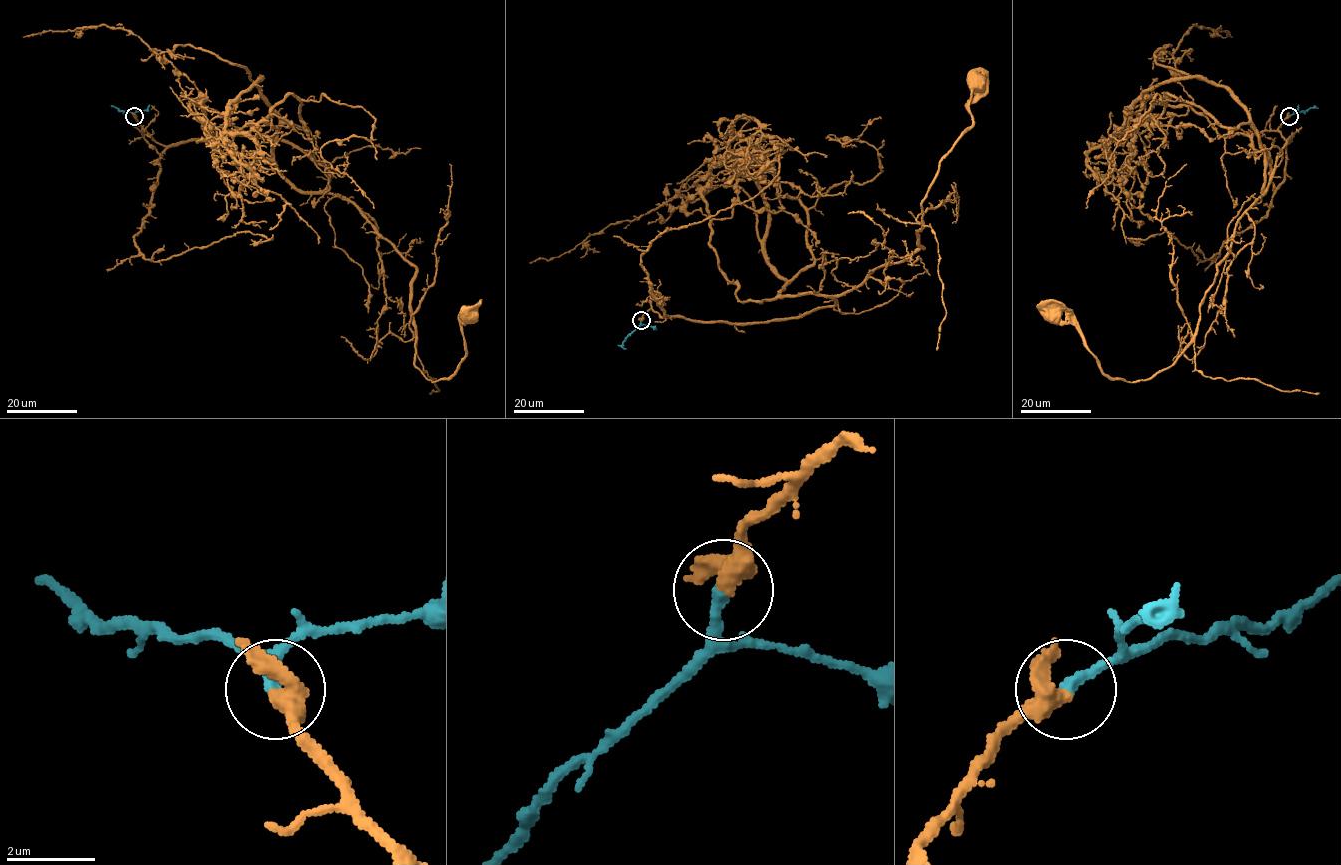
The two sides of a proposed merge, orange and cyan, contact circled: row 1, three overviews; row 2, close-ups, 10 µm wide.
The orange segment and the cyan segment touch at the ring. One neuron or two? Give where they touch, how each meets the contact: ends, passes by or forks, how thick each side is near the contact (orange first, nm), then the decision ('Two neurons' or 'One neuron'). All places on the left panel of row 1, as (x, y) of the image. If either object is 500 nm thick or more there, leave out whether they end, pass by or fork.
Place: (134, 116). At the ring orange passes by. At the ring cyan ends. Thickness 400 nm (orange) against 280 nm. One neuron

